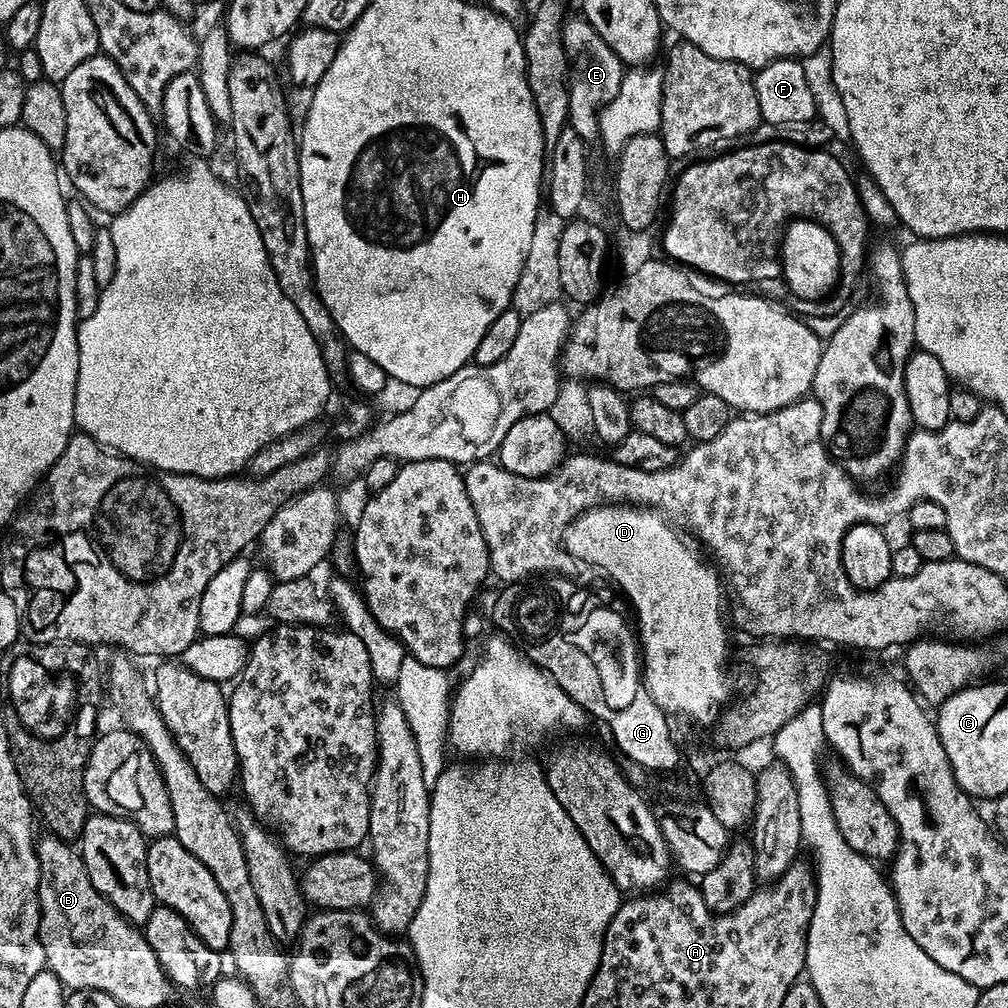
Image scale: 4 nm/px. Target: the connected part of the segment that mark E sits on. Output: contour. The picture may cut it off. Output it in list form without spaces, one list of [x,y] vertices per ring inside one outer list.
[[[581,17],[567,19],[561,29],[561,36],[567,49],[573,50],[573,47],[577,50],[576,54],[573,53],[569,69],[569,125],[574,130],[580,128],[578,134],[584,132],[581,138],[585,142],[592,142],[599,137],[600,112],[613,100],[621,86],[624,65],[609,44]]]

